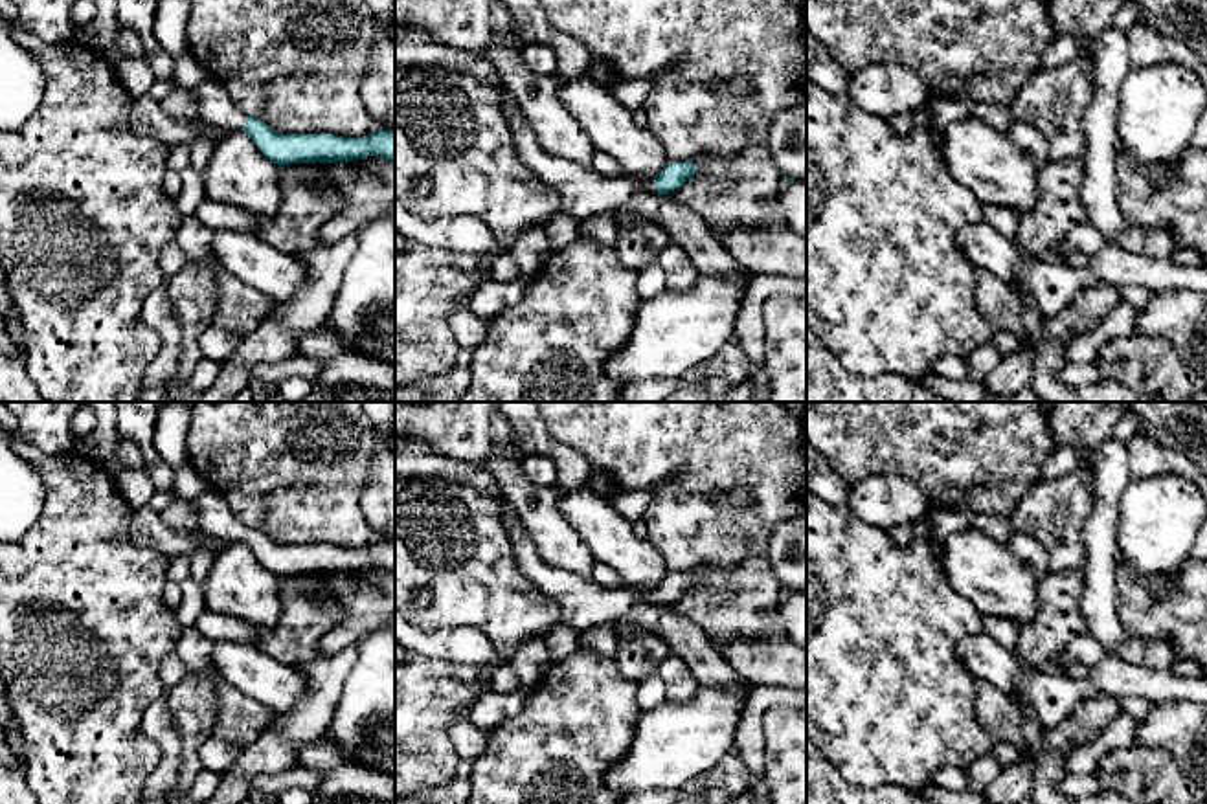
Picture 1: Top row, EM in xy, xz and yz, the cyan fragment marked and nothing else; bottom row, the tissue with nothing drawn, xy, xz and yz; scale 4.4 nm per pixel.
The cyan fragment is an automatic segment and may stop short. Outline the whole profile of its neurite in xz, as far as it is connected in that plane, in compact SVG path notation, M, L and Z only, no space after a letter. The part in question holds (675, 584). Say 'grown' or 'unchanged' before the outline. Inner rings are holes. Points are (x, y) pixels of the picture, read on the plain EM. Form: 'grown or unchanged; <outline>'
grown; M685 571L685 573L667 573L663 582L658 584L654 589L634 589L634 587L628 589L636 591L637 597L641 597L649 604L669 606L694 586L696 580L693 576L693 571Z

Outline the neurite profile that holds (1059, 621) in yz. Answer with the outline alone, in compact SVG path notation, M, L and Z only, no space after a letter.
M1060 571L1056 575L1045 575L1038 578L1038 615L1020 626L1018 648L1012 652L1014 659L1027 670L1043 672L1043 664L1058 657L1064 648L1078 635L1088 631L1084 615L1078 602L1084 593L1084 573Z

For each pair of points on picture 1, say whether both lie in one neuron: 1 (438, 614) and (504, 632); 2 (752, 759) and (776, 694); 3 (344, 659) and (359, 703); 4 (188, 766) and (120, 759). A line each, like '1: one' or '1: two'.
1: one
2: one
3: two
4: two

